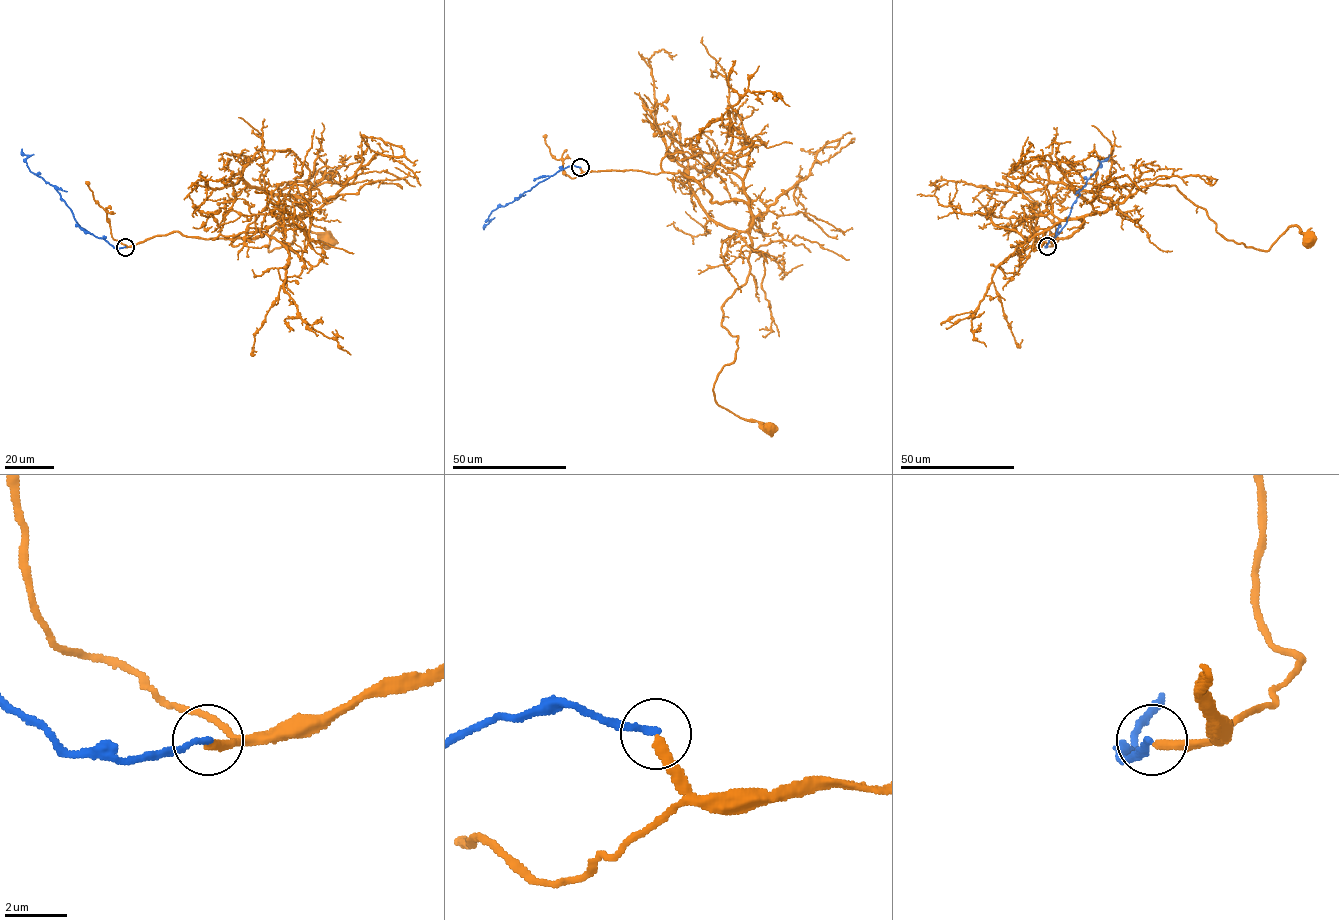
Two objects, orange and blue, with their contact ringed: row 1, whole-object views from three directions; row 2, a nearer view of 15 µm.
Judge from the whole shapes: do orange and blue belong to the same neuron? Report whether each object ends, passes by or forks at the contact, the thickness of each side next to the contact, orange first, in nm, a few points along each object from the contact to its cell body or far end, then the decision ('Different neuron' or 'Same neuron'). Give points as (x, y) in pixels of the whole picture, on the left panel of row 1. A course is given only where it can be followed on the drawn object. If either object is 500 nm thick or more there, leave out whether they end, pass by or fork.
At the ring orange ends. At the ring blue ends. Thickness 300 nm (orange) against 190 nm. Course of orange: (125, 247), (260, 237), (310, 210), (305, 181), (278, 196), (295, 239), (268, 250), (286, 225), (331, 242). Course of blue: (125, 247), (115, 248), (82, 228), (57, 189), (31, 172), (26, 161), (27, 155), (22, 149). Different neuron

